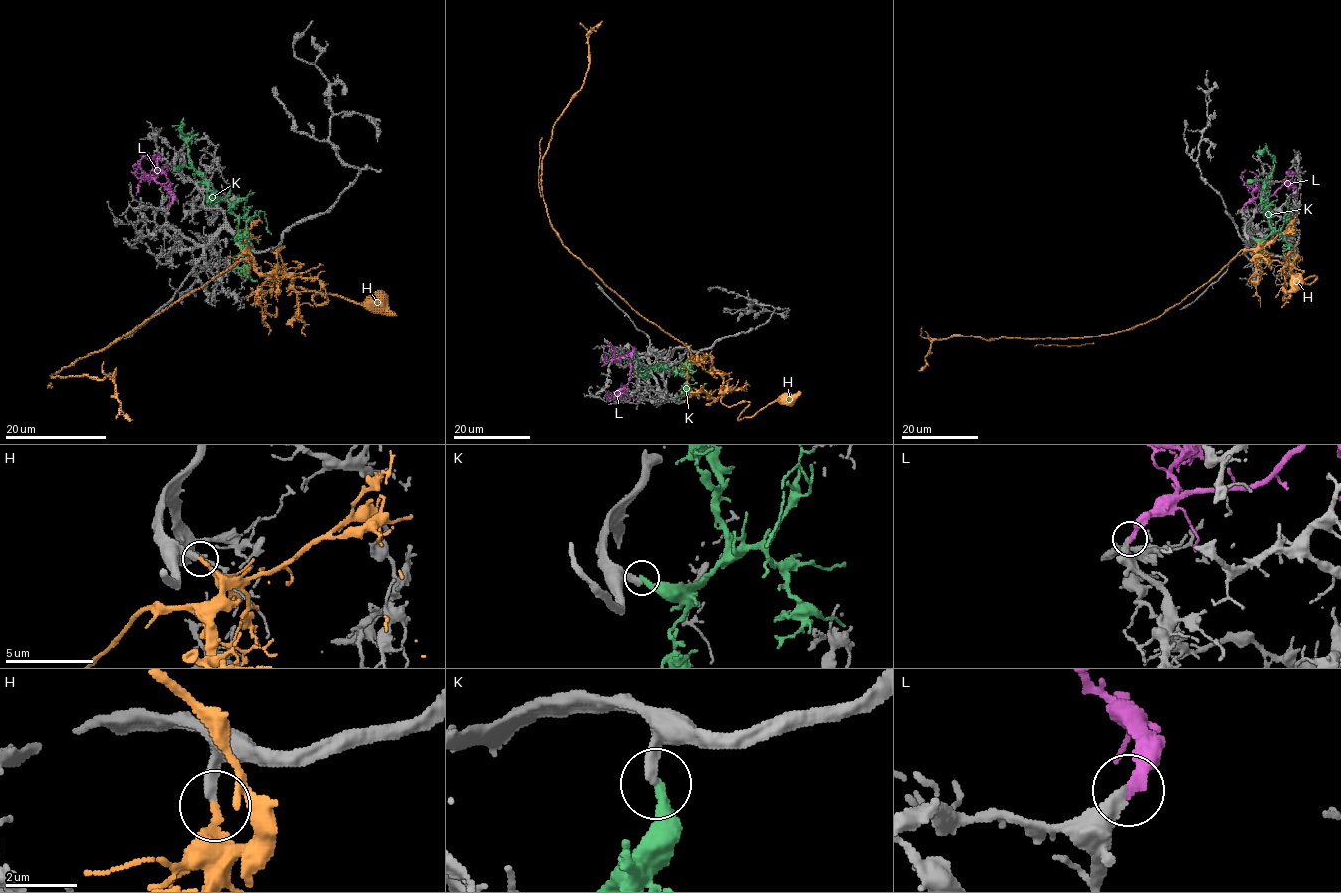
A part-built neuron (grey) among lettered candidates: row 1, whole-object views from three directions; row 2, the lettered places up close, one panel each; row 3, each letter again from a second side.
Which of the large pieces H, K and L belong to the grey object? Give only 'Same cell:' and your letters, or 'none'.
Same cell: H, L

